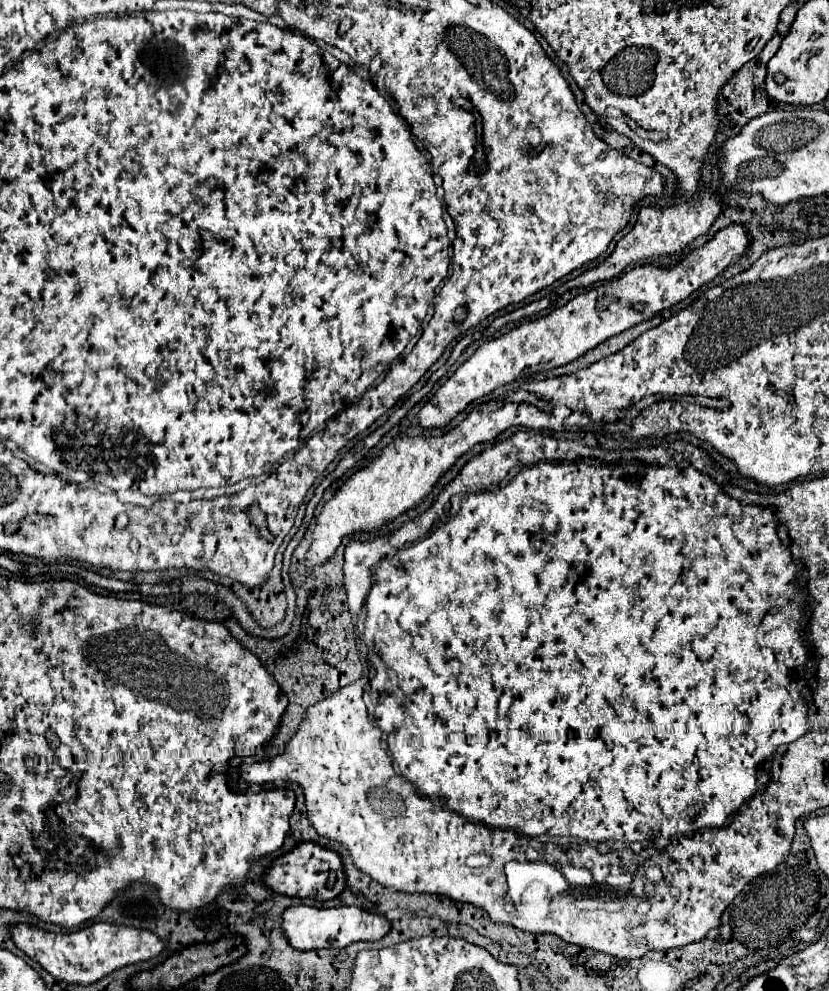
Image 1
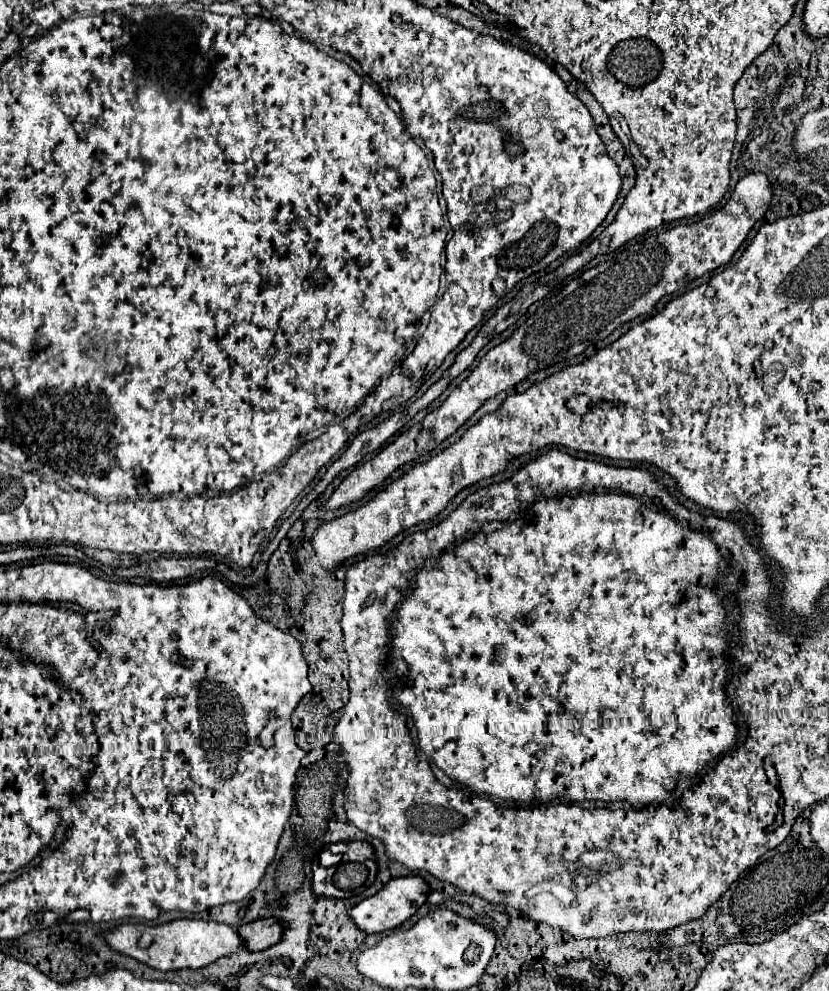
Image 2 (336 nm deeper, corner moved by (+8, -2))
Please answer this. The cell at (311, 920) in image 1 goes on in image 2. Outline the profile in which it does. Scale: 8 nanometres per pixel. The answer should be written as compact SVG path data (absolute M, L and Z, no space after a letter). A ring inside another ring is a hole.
M397 877L397 879L391 879L387 883L387 887L383 887L373 897L369 897L369 899L357 903L355 907L351 907L347 911L347 915L351 917L355 927L359 931L367 933L367 935L387 933L387 931L397 929L401 923L405 923L425 903L427 893L429 893L429 887L423 879L419 879L419 877Z

